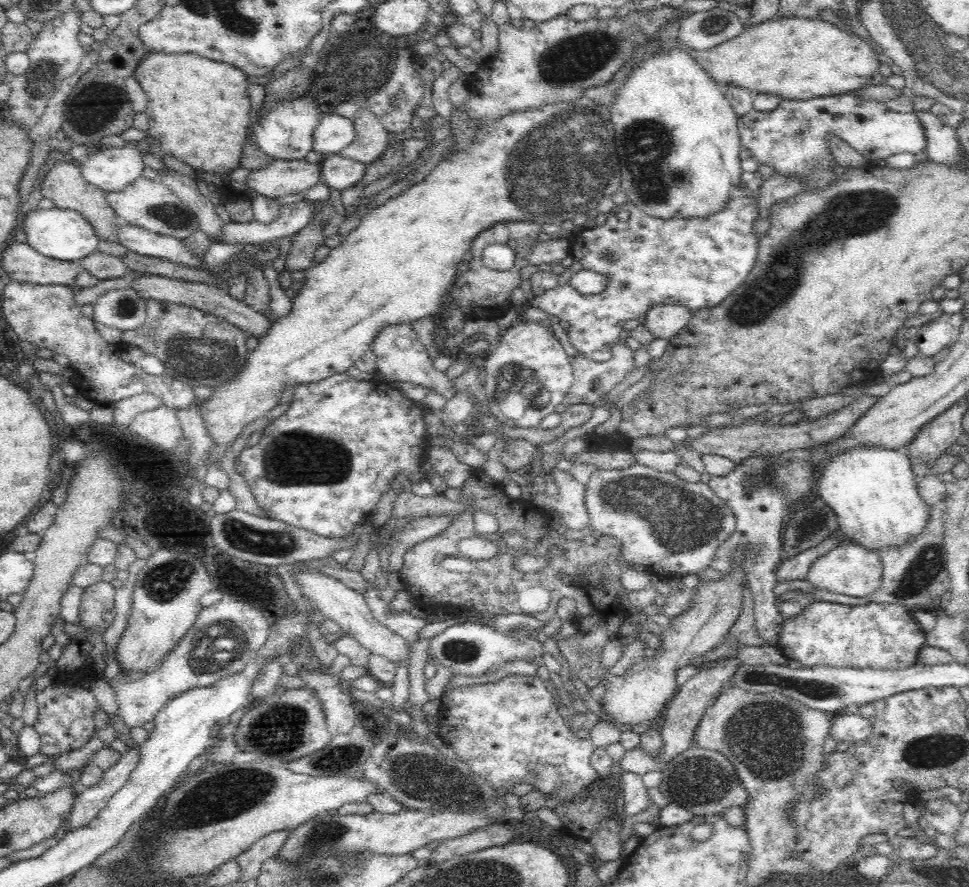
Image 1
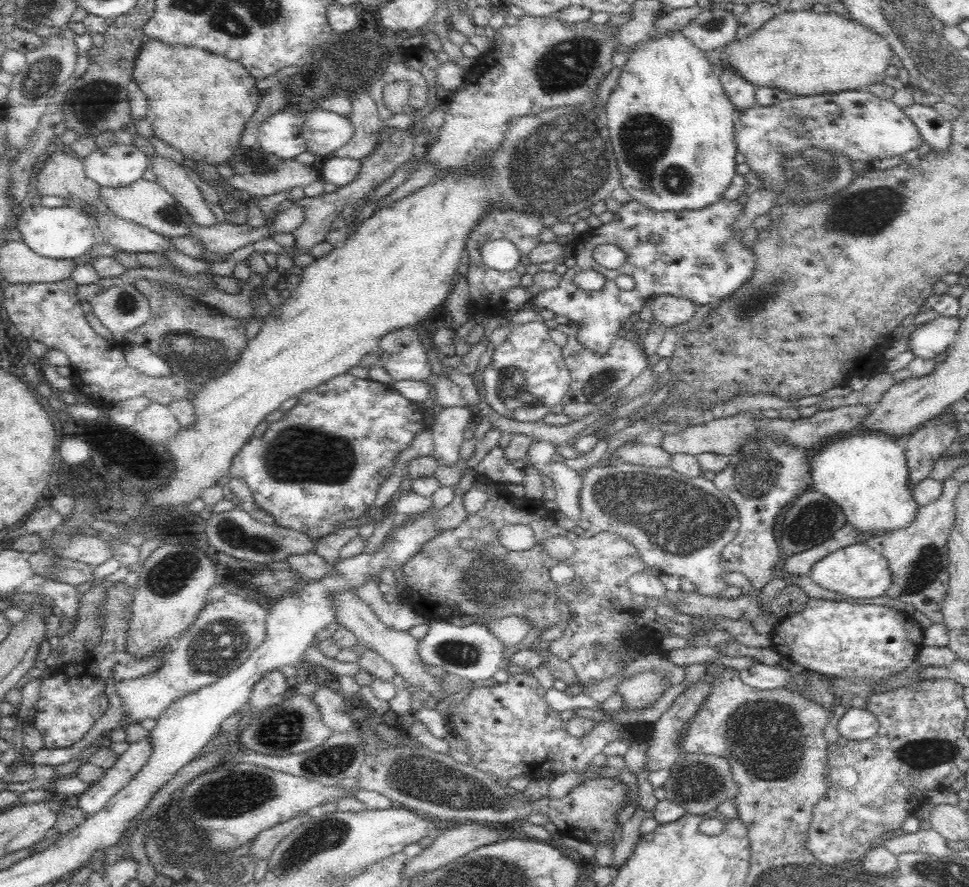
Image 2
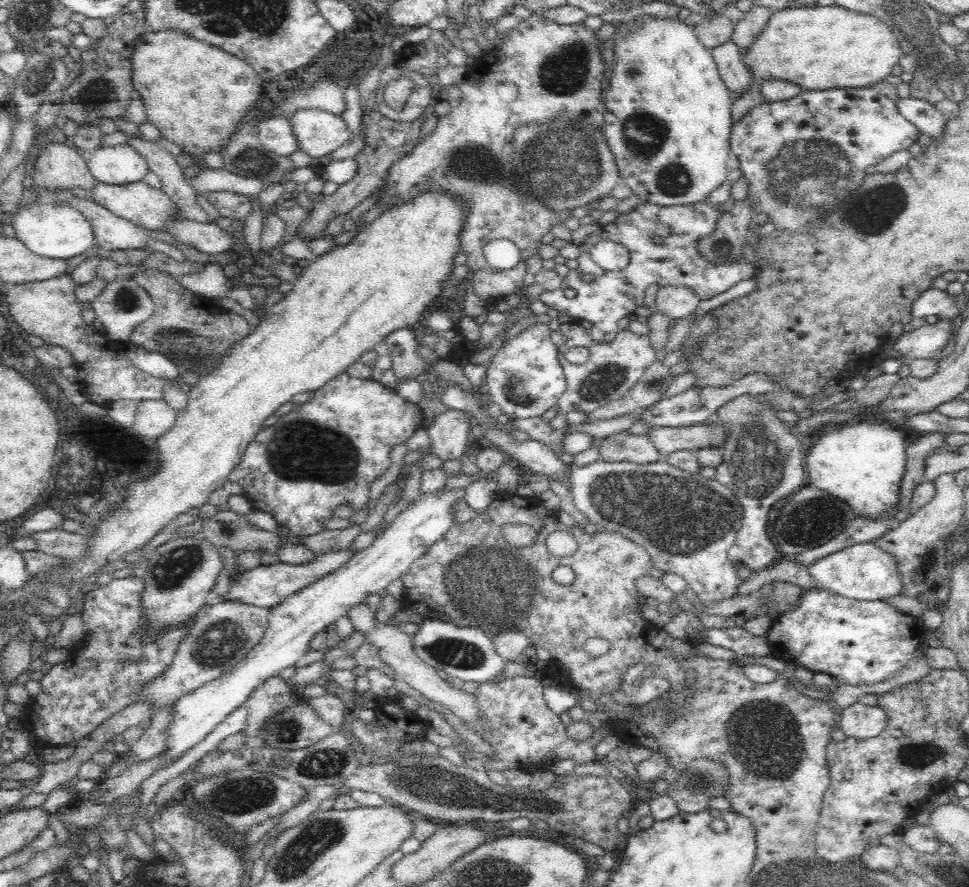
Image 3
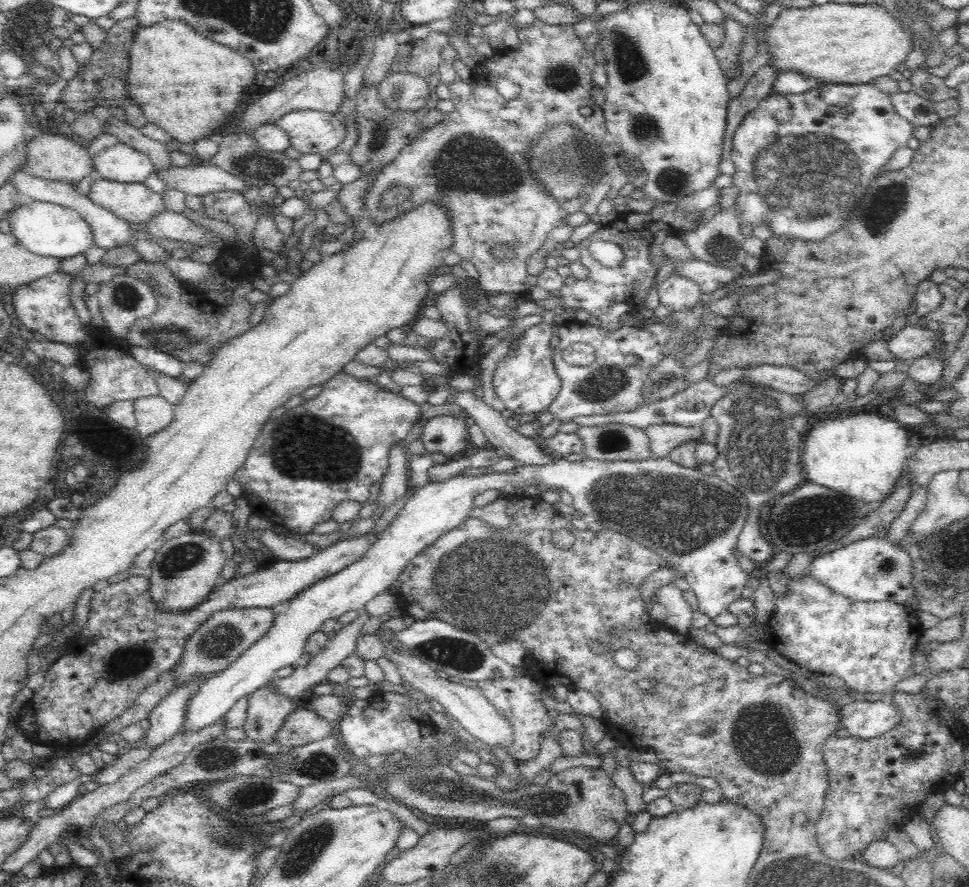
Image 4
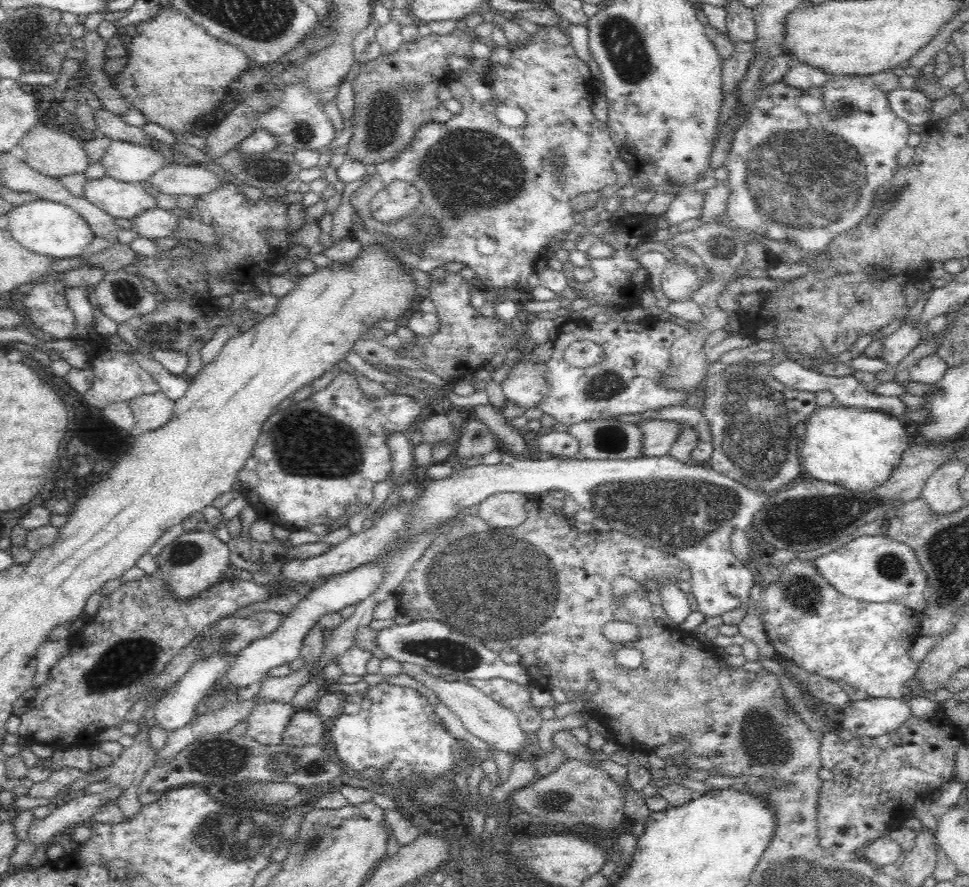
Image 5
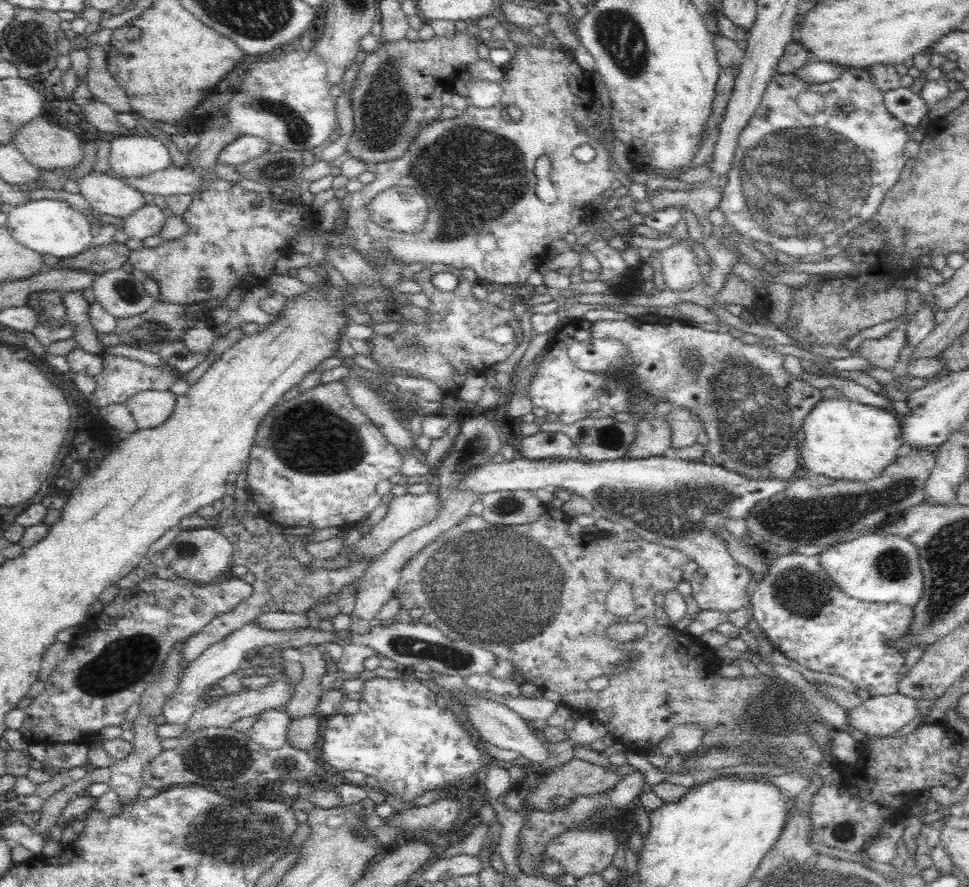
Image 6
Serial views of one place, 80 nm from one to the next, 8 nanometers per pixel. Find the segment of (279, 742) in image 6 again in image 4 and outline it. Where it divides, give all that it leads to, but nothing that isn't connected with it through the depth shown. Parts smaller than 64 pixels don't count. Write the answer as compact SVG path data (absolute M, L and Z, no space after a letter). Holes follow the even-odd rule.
M270 685L251 693L247 704L245 734L256 742L274 743L276 733L295 708L295 701L274 691Z

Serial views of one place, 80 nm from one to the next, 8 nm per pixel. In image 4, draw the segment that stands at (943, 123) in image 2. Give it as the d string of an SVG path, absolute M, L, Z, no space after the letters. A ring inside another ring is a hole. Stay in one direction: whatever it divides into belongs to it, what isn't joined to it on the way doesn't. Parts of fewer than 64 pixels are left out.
M913 91L892 93L891 104L896 113L905 118L913 126L931 126L939 123L938 115L934 111L934 102L922 98Z

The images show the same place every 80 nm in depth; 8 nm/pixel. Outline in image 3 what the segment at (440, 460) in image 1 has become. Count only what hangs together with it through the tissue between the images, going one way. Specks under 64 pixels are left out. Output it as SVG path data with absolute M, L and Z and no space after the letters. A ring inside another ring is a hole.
M451 409L427 421L424 425L430 438L429 452L436 454L445 463L463 455L470 440L469 428L472 422L469 414Z

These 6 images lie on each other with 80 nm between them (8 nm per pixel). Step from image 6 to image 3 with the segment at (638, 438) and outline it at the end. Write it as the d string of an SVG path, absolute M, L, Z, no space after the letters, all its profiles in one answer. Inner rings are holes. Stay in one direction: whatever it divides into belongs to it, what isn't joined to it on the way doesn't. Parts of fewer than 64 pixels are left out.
M697 424L689 427L680 426L654 426L648 429L647 437L654 443L656 451L662 458L666 458L675 450L700 450L704 446L722 448L726 441L726 429L724 425L708 427Z

